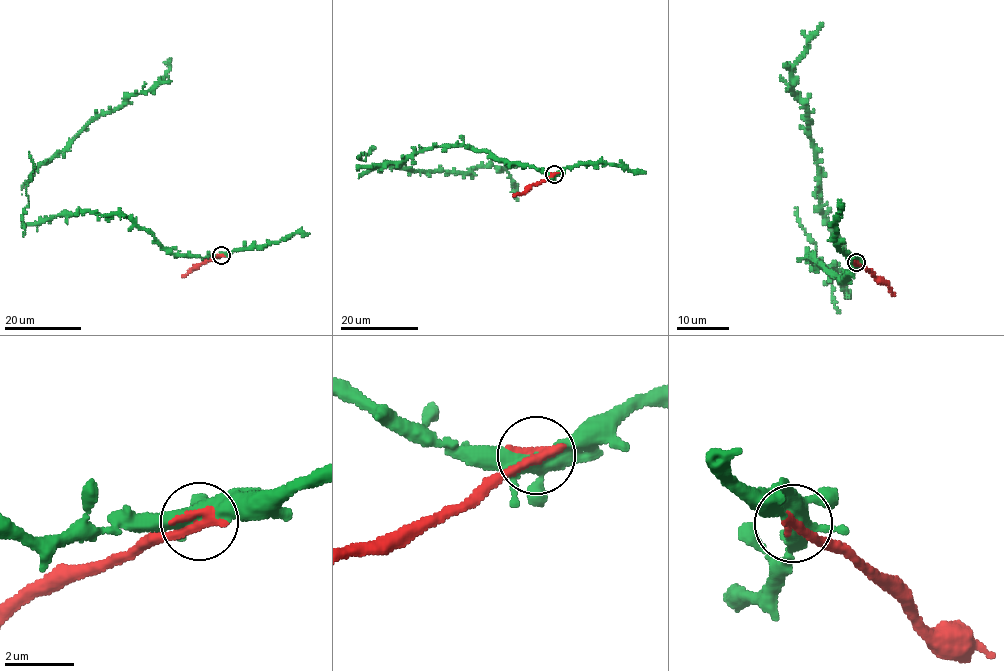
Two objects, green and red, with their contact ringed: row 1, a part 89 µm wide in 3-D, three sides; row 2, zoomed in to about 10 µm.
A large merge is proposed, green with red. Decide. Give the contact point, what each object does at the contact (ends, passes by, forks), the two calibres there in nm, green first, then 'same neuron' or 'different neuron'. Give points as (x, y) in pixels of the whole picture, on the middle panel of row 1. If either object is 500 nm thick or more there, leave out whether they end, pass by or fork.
(554, 174) | green forks | red ends | 420/400 nm | different neuron

